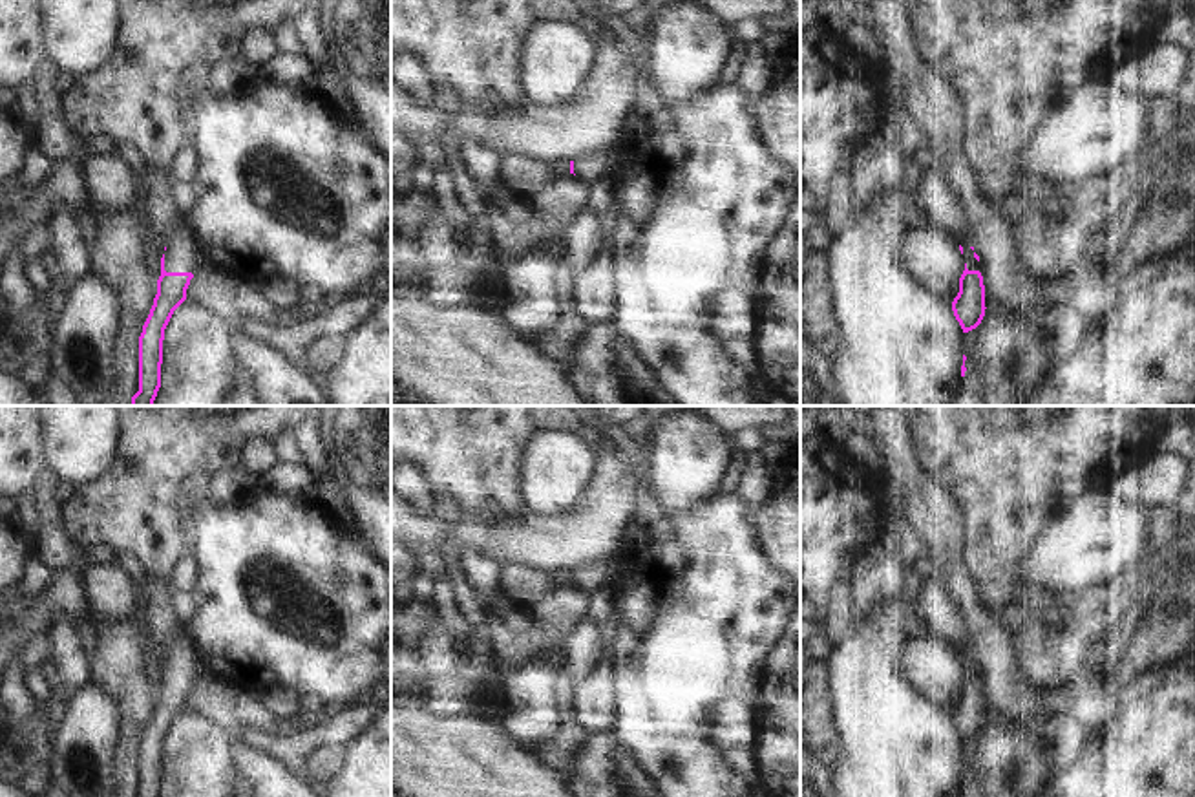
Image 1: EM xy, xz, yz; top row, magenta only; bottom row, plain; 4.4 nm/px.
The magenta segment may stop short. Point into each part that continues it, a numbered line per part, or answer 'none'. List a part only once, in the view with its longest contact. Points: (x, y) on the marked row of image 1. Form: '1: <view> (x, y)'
1: xy (183, 253)

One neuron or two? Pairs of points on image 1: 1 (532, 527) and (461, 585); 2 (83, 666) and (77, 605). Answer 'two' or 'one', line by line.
1: two
2: two

